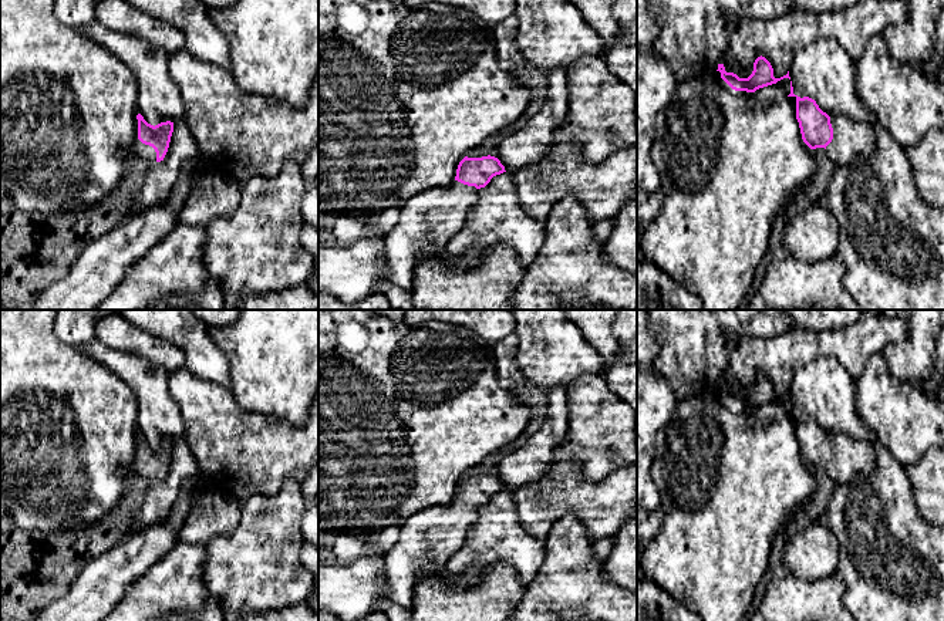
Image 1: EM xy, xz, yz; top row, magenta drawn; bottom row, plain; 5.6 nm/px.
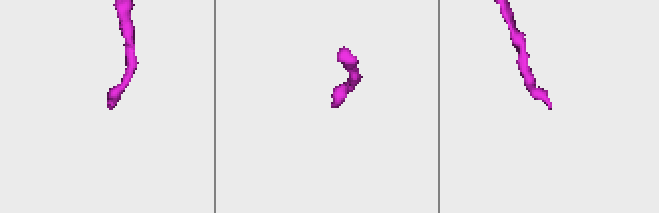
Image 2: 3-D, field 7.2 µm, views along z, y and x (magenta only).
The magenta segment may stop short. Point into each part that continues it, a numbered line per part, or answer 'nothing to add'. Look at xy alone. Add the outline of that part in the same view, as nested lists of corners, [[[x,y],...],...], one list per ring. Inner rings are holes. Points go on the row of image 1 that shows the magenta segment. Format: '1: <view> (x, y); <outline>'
1: xy (140, 151); [[[138,138],[131,145],[131,155],[135,159],[144,161],[155,161],[156,162],[156,152],[152,146],[142,144]]]

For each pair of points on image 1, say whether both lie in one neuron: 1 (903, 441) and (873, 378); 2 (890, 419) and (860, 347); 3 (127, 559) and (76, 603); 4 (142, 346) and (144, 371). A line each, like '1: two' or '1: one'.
1: one
2: two
3: one
4: two

